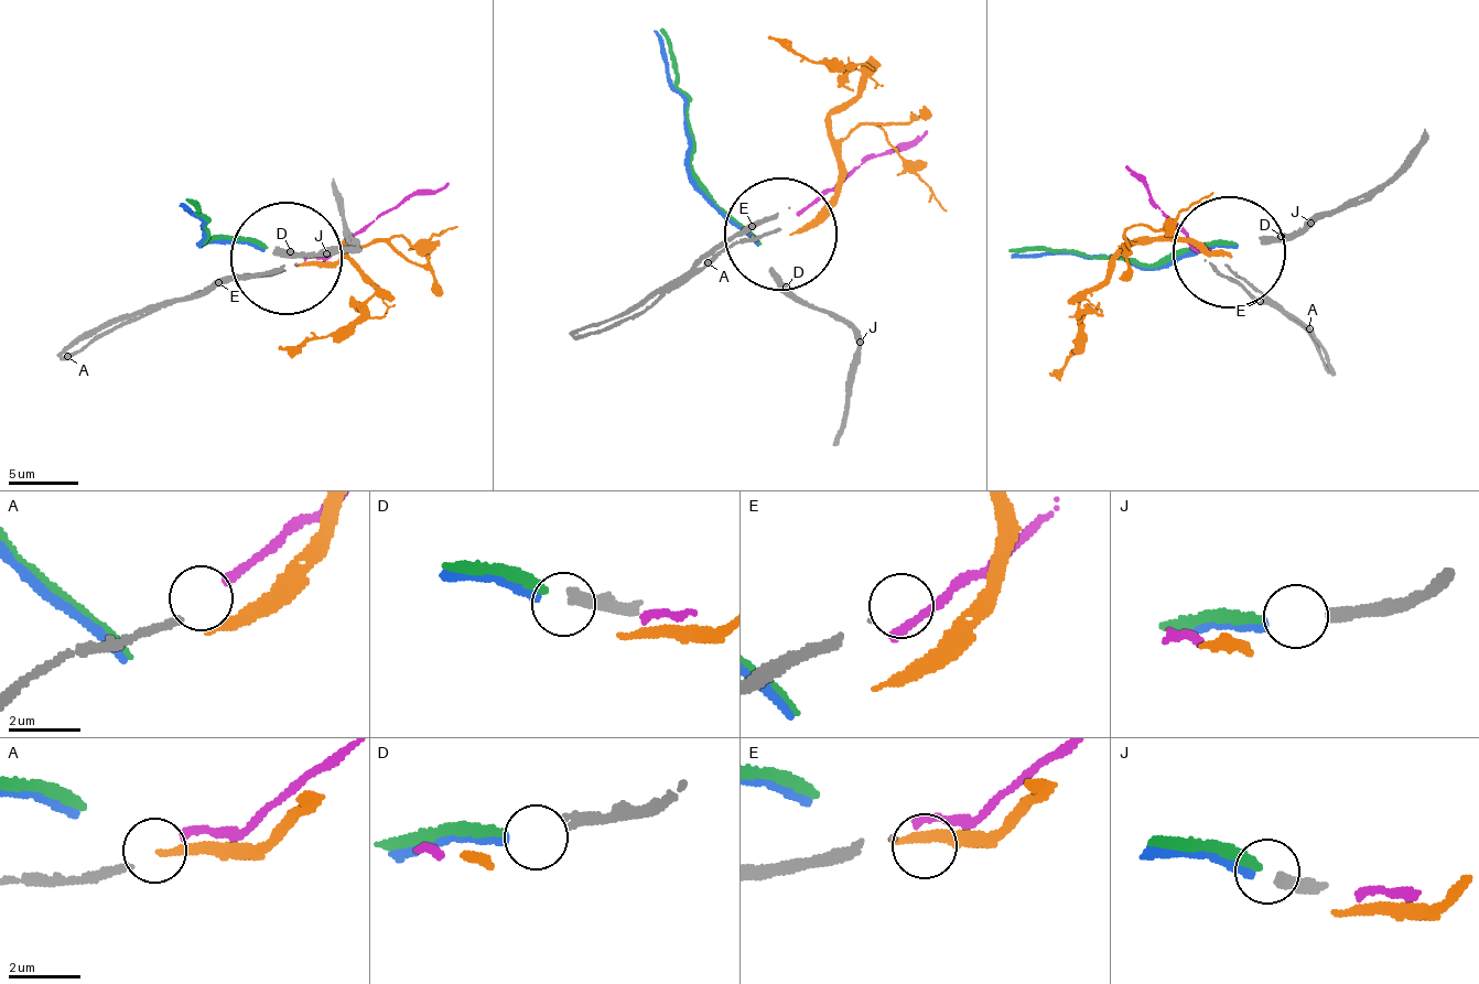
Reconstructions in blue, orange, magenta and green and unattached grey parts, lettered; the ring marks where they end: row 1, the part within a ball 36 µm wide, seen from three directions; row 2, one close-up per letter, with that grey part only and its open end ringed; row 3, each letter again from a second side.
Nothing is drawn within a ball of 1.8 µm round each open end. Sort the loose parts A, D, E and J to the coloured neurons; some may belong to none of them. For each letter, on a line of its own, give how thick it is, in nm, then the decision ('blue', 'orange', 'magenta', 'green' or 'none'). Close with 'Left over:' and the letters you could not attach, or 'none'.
A: 200 nm thick; magenta
D: 240 nm thick; green
E: 60 nm thick; none
J: 280 nm thick; blue
Left over: E

